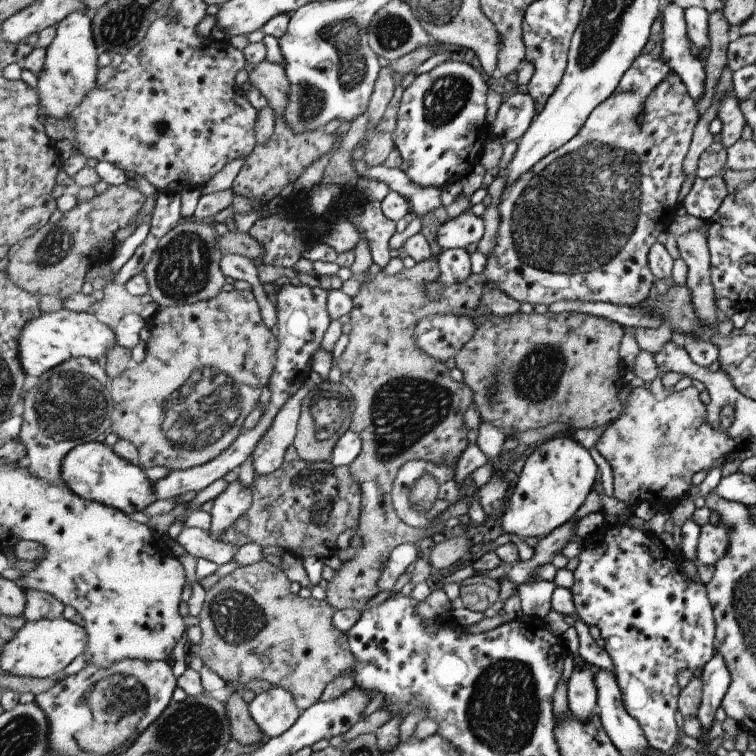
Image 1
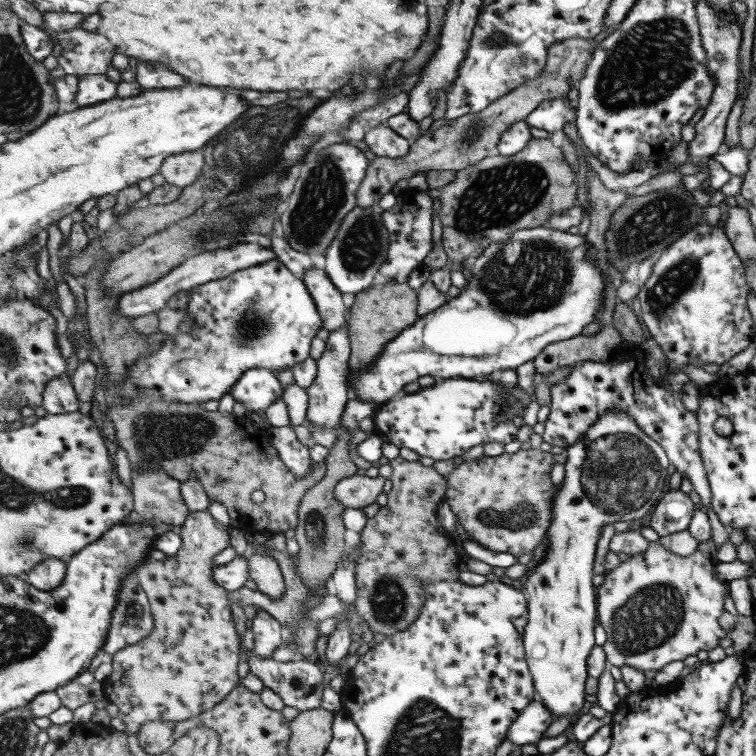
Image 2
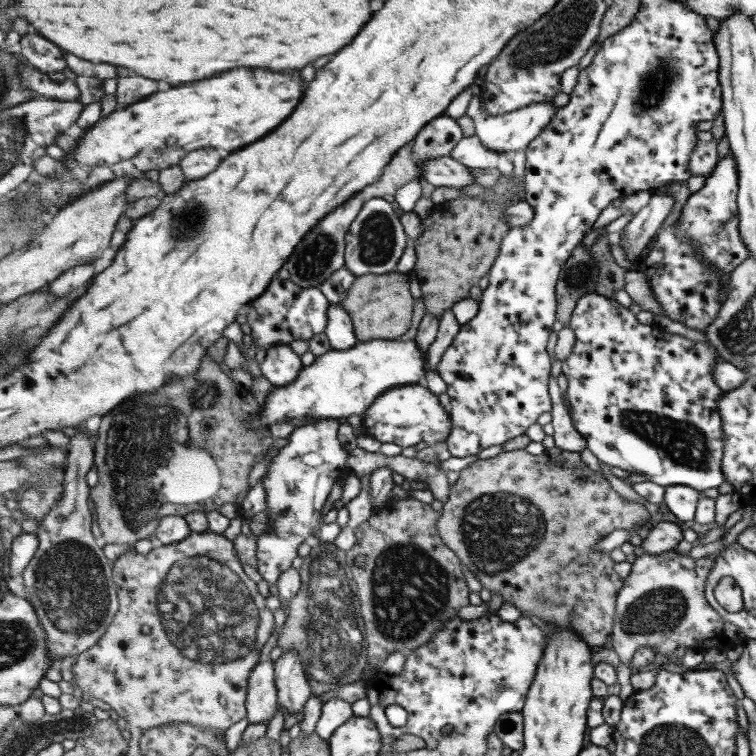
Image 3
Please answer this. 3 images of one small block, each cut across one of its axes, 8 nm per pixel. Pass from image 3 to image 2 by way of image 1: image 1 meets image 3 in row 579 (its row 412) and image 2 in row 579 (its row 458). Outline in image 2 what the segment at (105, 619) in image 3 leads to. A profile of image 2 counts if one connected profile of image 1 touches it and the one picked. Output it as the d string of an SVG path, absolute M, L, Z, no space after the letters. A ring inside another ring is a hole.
M50 558L39 563L35 571L25 574L24 578L43 592L55 591L55 588L62 587L66 582L69 567L69 562L65 560Z

